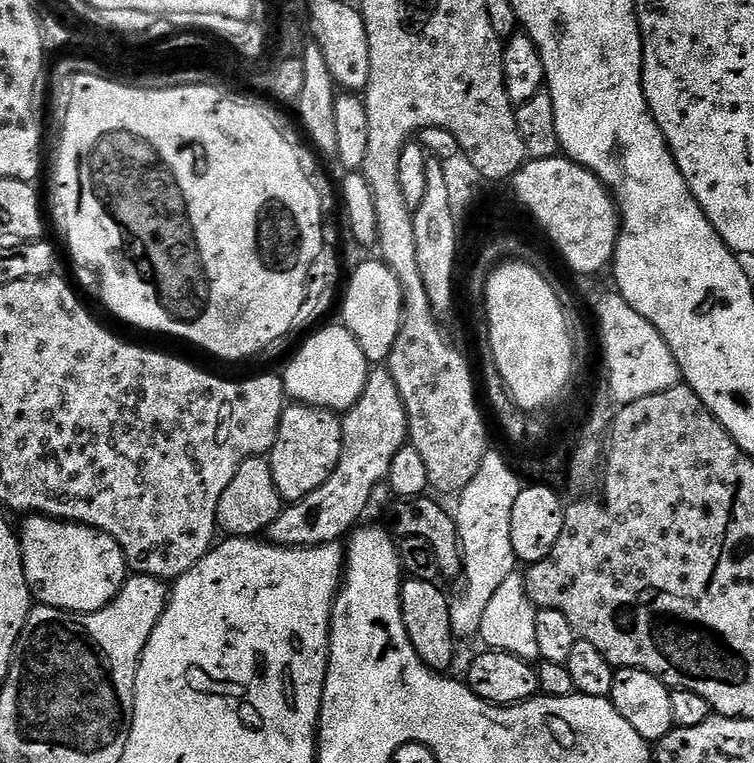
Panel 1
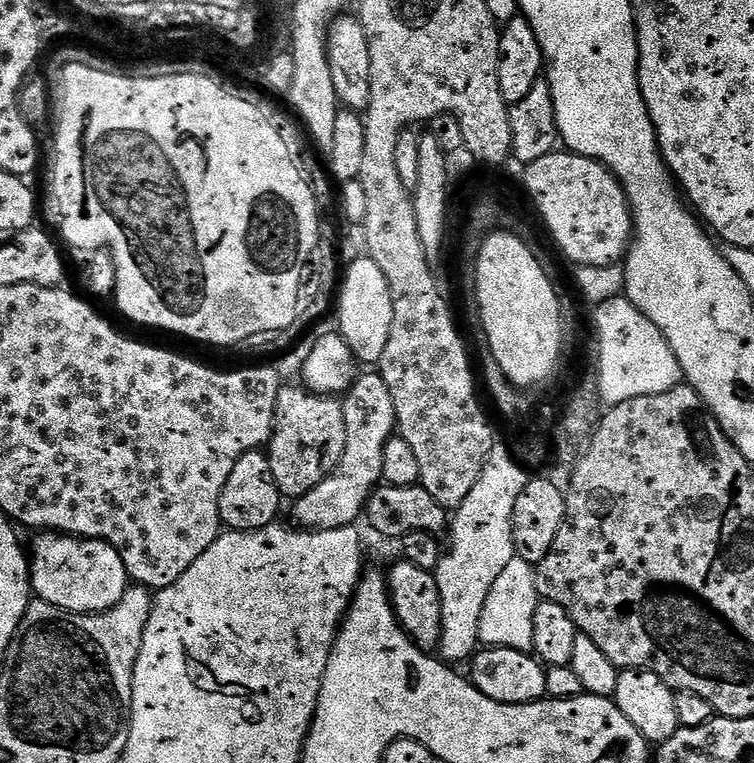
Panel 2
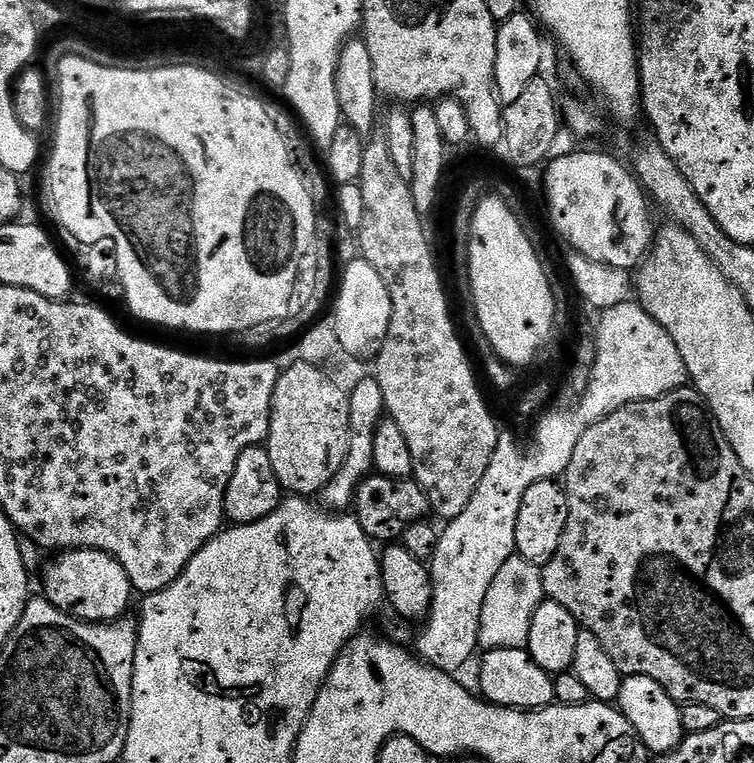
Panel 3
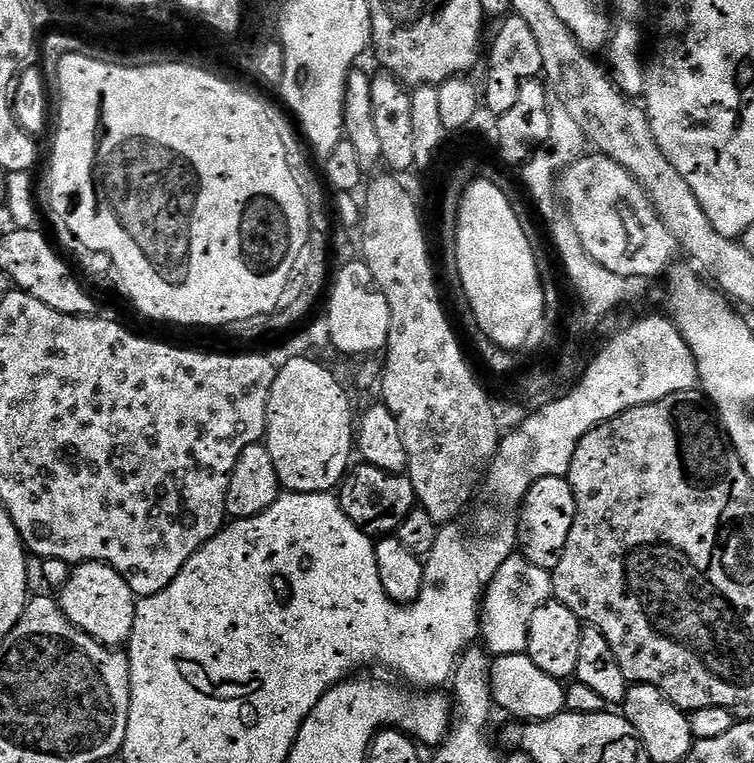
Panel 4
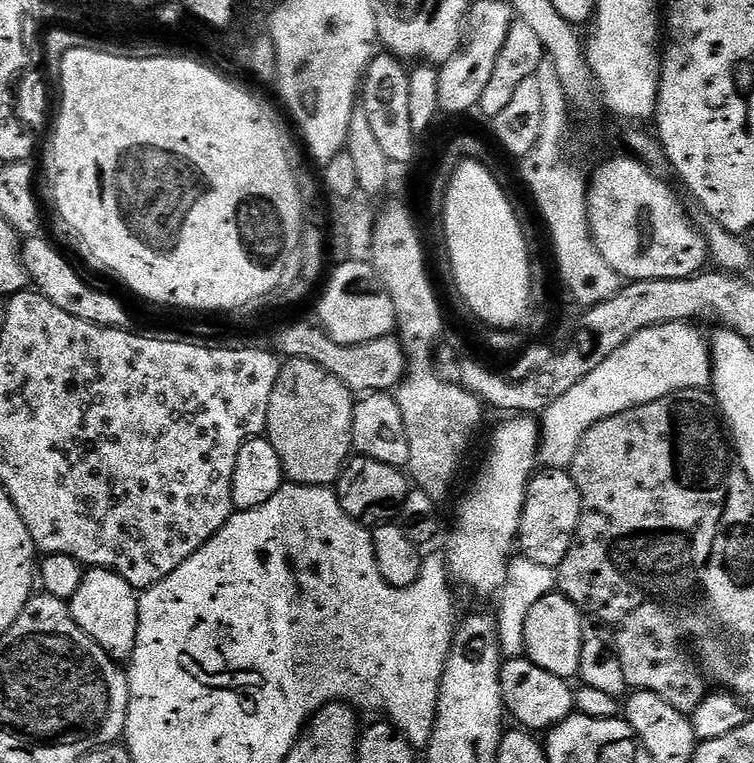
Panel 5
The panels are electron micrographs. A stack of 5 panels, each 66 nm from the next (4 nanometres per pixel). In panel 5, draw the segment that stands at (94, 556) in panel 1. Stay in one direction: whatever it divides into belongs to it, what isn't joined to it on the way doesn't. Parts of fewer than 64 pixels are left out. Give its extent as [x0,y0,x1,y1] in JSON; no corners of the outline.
[70,568,140,662]

